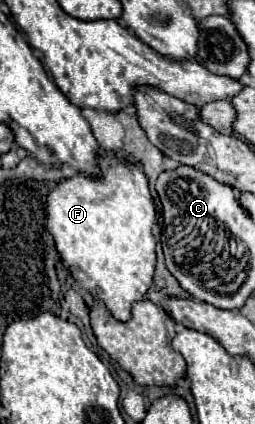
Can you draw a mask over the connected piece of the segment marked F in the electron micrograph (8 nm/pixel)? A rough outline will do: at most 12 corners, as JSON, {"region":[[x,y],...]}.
{"region":[[100,162],[48,194],[78,286],[126,322],[152,286],[148,178]]}

